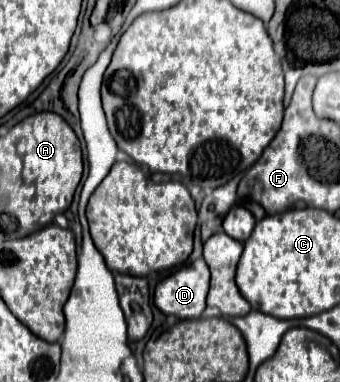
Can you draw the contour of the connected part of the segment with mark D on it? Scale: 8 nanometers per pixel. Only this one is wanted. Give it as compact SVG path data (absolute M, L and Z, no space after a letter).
M200 258L186 264L158 282L154 290L154 304L160 312L176 318L198 318L206 308L210 270Z

